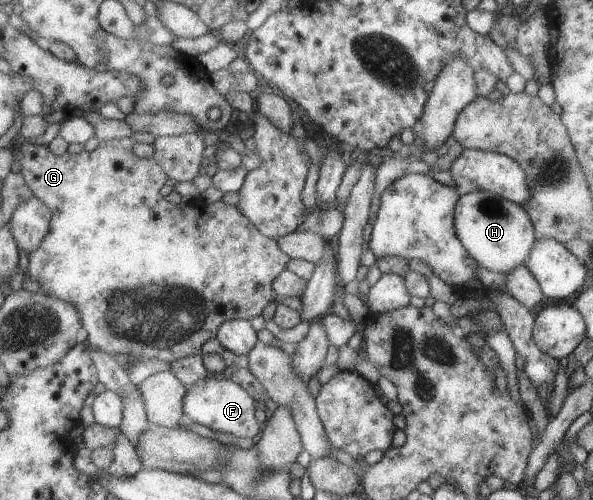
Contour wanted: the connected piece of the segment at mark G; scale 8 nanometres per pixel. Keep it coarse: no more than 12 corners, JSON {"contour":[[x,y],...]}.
{"contour":[[132,137],[18,148],[24,270],[101,351],[174,363],[274,305],[276,239],[159,192]]}

